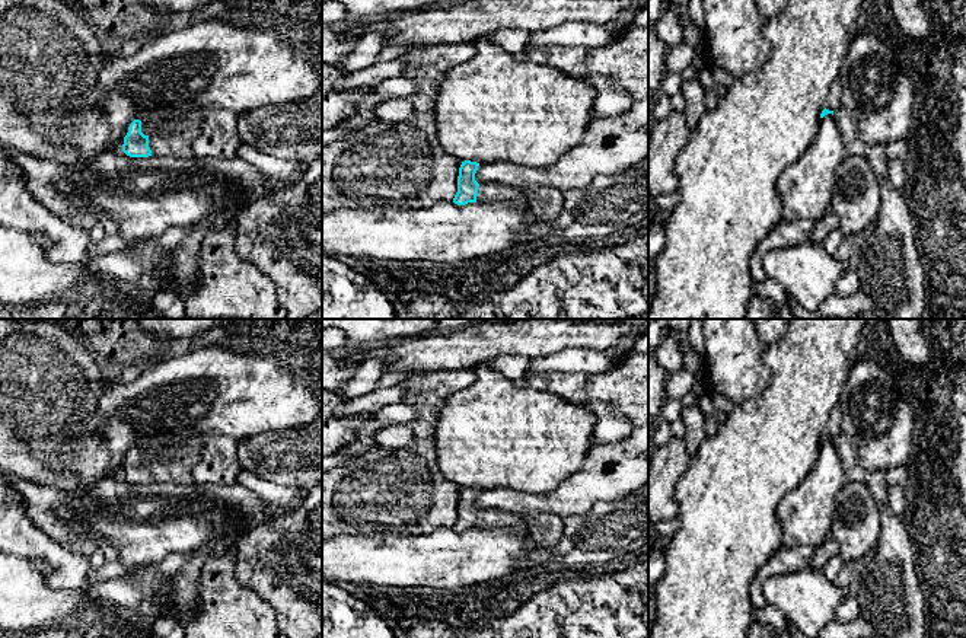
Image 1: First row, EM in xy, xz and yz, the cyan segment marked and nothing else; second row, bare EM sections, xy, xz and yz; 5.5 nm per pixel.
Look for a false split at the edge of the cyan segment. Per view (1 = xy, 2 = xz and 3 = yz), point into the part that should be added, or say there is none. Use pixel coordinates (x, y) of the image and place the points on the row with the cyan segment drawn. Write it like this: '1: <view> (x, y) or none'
1: xy (179, 143)
2: xz (487, 193)
3: none

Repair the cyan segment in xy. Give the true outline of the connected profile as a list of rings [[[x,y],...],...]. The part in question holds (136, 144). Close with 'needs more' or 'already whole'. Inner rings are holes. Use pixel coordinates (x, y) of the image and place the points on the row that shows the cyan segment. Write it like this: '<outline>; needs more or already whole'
[[[134,119],[124,137],[122,151],[130,157],[156,154],[192,159],[195,156],[192,143],[200,135],[200,131],[200,127],[192,125],[170,134],[152,134],[149,137],[141,133],[141,121]]]; needs more

